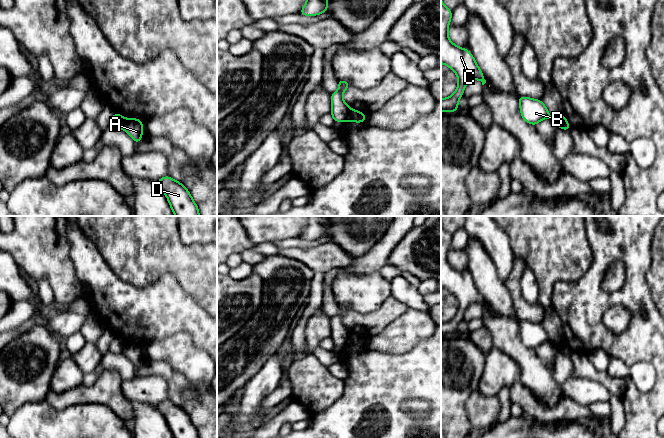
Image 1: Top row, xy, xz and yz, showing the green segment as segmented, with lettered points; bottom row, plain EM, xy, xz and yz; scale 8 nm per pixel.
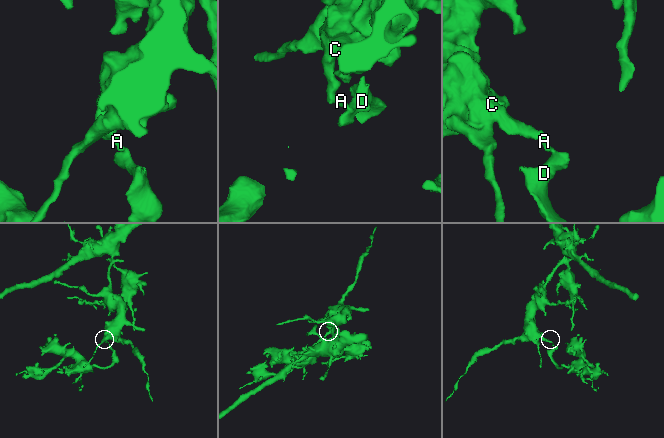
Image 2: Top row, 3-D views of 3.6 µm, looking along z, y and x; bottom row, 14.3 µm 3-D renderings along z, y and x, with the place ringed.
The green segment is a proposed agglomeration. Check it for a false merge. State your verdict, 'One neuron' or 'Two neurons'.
Two neurons

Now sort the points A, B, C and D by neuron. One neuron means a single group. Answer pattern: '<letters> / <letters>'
A D / B C

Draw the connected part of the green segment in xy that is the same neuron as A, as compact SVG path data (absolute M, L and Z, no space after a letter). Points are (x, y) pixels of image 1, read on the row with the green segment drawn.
M129 118L124 123L123 129L136 142L136 144L140 143L143 133L142 120Z

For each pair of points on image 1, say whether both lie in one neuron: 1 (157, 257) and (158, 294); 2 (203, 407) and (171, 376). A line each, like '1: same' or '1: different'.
1: different
2: same

